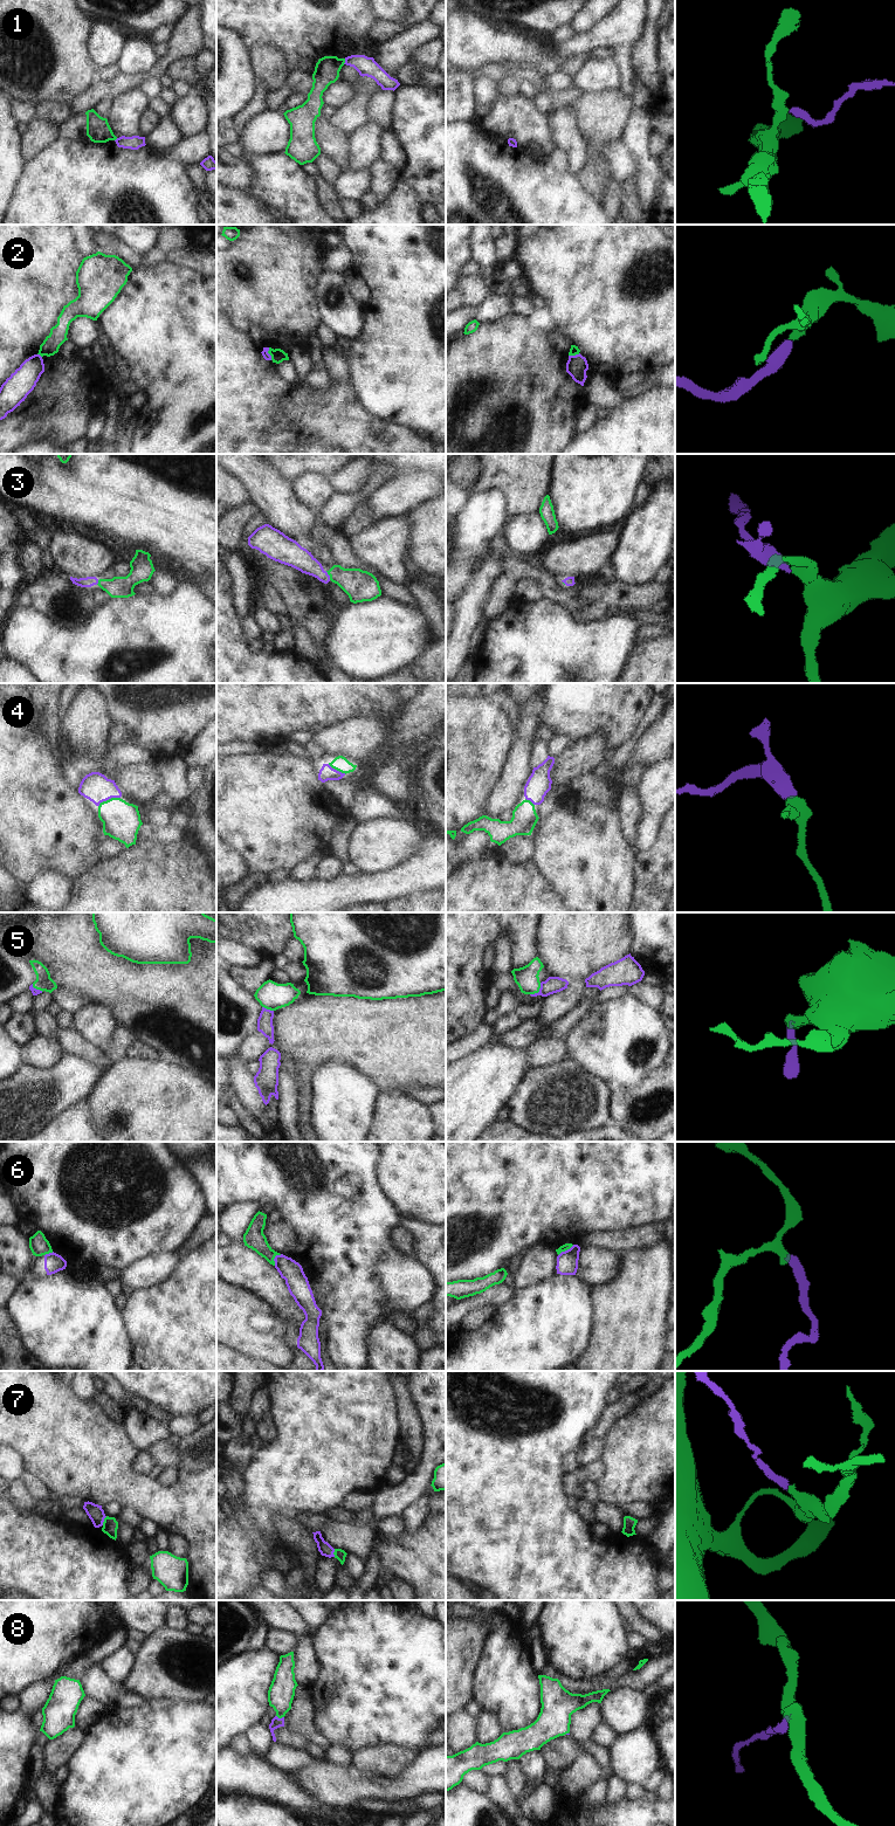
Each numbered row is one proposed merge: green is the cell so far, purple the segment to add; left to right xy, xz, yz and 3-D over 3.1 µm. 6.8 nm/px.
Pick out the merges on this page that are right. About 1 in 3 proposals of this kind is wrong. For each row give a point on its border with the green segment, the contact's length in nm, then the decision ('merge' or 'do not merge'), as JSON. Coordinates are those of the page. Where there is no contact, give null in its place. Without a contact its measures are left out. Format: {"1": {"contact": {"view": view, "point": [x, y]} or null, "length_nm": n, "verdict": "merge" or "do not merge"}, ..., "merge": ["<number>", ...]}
{"1": {"contact": {"view": "xz", "point": [344, 61]}, "length_nm": 40, "verdict": "do not merge"}, "2": {"contact": {"view": "xz", "point": [268, 352]}, "length_nm": 90, "verdict": "do not merge"}, "3": {"contact": {"view": "xz", "point": [329, 574]}, "length_nm": 70, "verdict": "merge"}, "4": {"contact": {"view": "xy", "point": [109, 799]}, "length_nm": 170, "verdict": "merge"}, "5": {"contact": {"view": "yz", "point": [538, 991]}, "length_nm": 120, "verdict": "merge"}, "6": {"contact": {"view": "yz", "point": [565, 1249]}, "length_nm": 130, "verdict": "do not merge"}, "7": {"contact": {"view": "xy", "point": [104, 1521]}, "length_nm": 70, "verdict": "merge"}, "8": {"contact": {"view": "xz", "point": [280, 1717]}, "length_nm": 60, "verdict": "merge"}, "merge": ["3", "4", "5", "7", "8"]}

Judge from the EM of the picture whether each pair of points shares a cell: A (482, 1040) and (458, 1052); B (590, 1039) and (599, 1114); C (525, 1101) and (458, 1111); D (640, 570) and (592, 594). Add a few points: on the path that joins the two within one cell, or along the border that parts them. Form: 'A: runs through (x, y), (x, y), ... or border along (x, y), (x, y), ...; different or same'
A: runs through (476, 1040), (463, 1047); same
B: border along (572, 1059), (612, 1088); different
C: border along (522, 1080), (507, 1103); different
D: border along (607, 573), (628, 584), (646, 584); different

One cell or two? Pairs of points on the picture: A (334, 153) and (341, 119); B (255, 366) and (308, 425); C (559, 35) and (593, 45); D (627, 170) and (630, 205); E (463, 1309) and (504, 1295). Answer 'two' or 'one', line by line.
A: two
B: one
C: two
D: two
E: one

